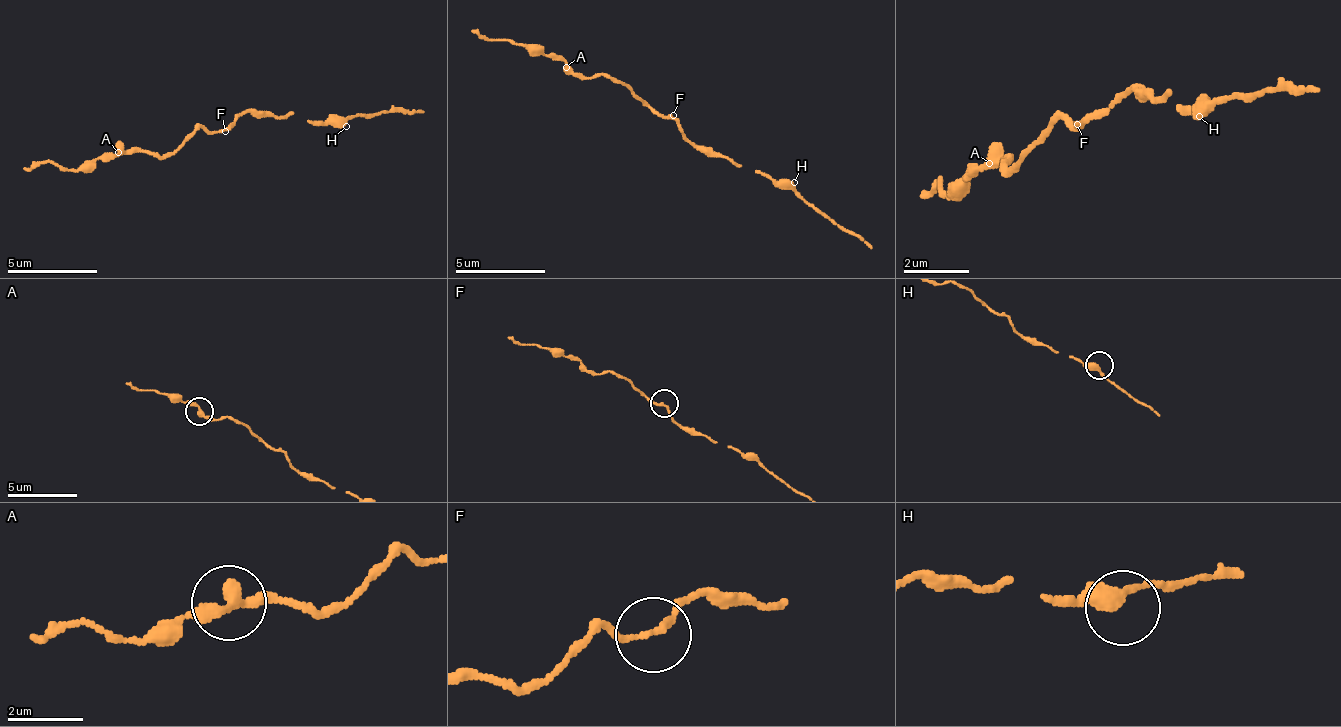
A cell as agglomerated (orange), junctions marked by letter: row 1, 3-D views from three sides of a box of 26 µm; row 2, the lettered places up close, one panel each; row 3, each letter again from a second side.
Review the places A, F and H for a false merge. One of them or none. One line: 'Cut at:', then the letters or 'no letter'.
Cut at: A

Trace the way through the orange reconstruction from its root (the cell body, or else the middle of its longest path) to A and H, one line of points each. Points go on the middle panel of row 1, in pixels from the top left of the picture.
A: (673, 119), (655, 115), (619, 79), (610, 79), (605, 74), (578, 79), (565, 65)
H: (673, 119), (691, 142), (700, 146), (713, 146), (736, 164), (758, 169), (772, 178), (789, 178), (794, 182)

